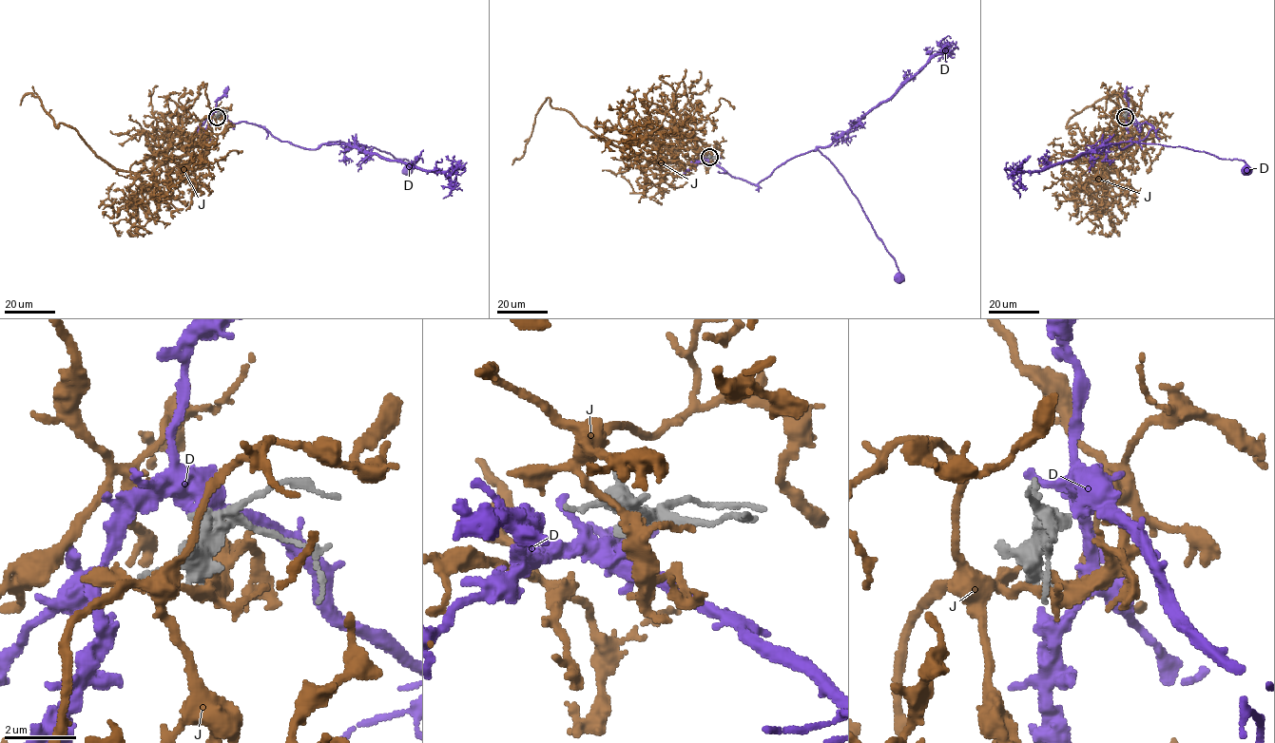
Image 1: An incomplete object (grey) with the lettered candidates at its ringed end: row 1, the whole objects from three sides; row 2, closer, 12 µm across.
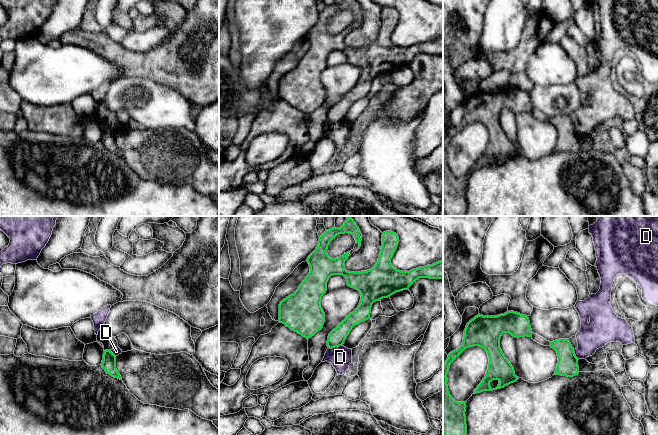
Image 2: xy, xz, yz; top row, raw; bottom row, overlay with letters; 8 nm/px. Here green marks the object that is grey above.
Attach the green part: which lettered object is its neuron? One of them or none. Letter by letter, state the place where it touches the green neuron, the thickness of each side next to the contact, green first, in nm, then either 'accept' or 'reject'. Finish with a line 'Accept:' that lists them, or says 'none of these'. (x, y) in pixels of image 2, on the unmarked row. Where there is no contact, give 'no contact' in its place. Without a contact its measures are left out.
D: xz (337, 122) | 140/180 nm | reject
J: no contact | reject
Accept: none of these

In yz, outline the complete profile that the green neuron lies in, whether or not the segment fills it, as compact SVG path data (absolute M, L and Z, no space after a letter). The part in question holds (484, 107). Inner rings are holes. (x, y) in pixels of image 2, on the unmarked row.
M514 87L497 92L478 90L467 99L462 121L450 128L443 139L443 211L446 216L465 216L467 212L466 178L455 177L447 161L450 141L465 125L482 123L489 134L486 151L474 170L501 165L519 155L500 124L503 109L509 109L515 114L532 113L528 92Z

